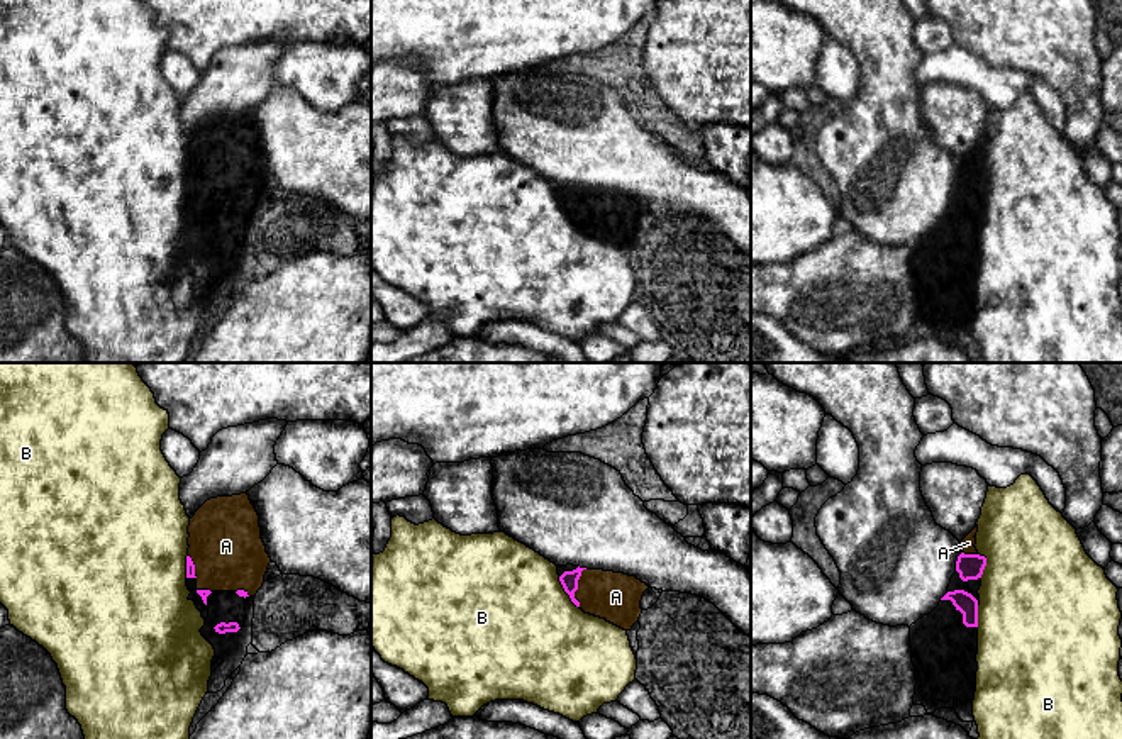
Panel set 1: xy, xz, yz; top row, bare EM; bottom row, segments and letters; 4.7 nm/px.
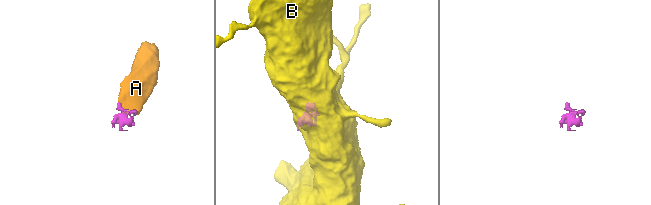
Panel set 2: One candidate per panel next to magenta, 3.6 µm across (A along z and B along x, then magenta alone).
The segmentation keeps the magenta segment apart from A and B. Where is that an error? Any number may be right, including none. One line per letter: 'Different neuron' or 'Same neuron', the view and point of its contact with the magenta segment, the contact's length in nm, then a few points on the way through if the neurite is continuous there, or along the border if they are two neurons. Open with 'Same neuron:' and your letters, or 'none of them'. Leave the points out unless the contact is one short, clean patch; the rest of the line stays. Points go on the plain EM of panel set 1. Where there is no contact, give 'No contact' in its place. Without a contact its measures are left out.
Same neuron: A
A: Same neuron. Touches magenta at xz (577, 207). Shared border 190 nm. Path across: xz (568, 199), (577, 207), (616, 217)
B: Different neuron. Touches magenta at xz (565, 211). Shared border 180 nm

